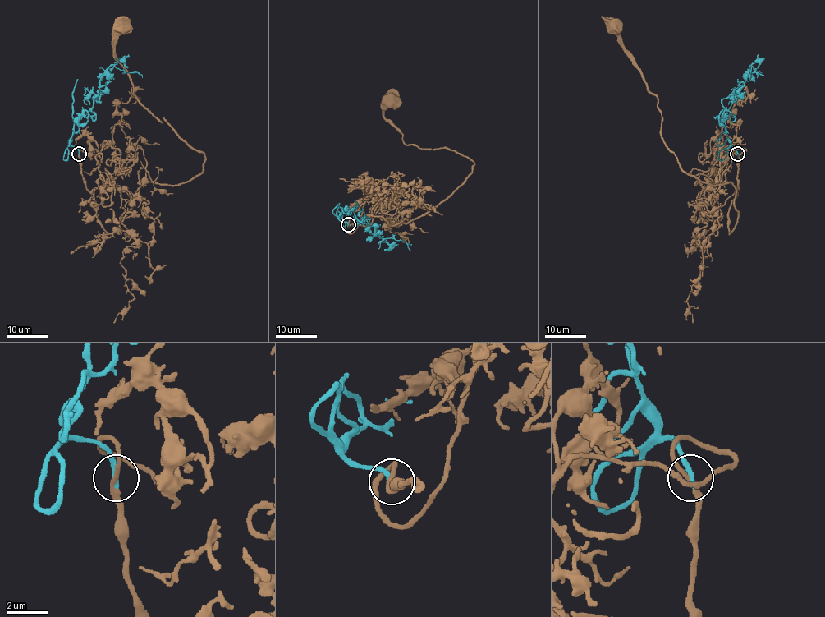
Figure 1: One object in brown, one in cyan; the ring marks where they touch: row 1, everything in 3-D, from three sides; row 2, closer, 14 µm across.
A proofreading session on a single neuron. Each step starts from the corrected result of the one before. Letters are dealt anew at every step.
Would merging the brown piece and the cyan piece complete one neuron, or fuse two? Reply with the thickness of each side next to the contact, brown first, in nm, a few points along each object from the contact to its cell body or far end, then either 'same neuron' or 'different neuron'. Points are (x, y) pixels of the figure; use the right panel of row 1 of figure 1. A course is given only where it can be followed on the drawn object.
220 nm thick on the brown side, 240 nm on the other; brown runs (737, 154), (729, 232), (738, 216), (736, 189), (708, 185), (681, 168), (661, 135), (657, 98), (614, 26); cyan runs (737, 154), (722, 117), (735, 117), (730, 119), (721, 100), (735, 100), (751, 66), (753, 72), (763, 75); same neuron

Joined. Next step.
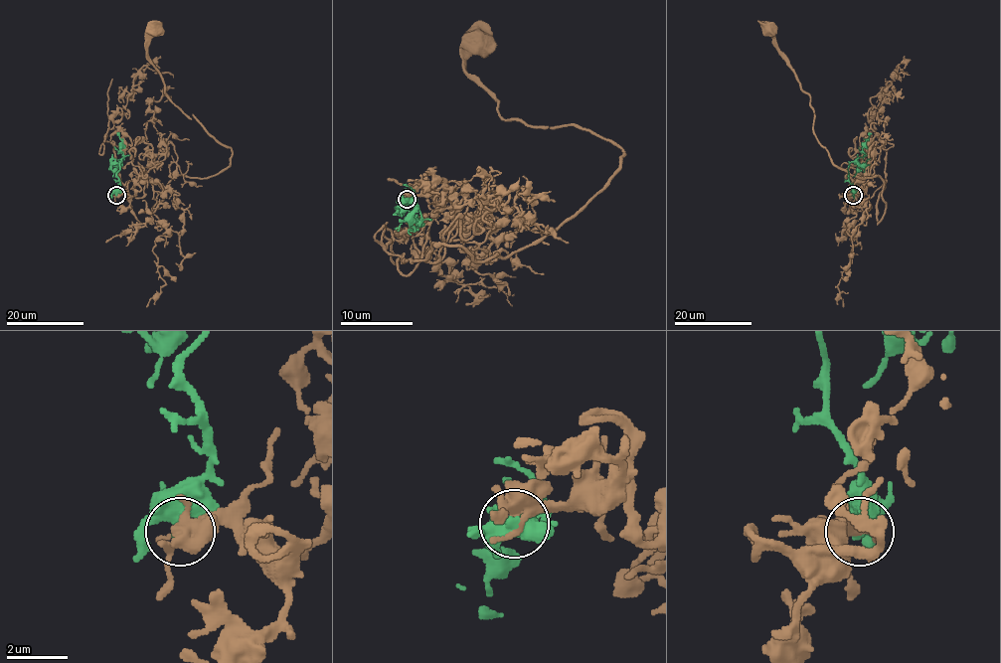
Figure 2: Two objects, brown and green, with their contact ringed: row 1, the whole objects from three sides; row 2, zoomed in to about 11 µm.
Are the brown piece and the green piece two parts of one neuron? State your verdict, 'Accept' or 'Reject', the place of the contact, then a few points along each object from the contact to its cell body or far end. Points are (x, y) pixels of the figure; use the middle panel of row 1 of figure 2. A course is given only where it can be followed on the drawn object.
Reject. Place: (407, 199). Course of brown: (408, 200), (452, 189), (430, 262), (509, 257), (624, 156), (505, 120), (476, 43). Course of green: (408, 200), (413, 198), (408, 191), (413, 191), (420, 222), (415, 218), (417, 225), (411, 231), (408, 229)

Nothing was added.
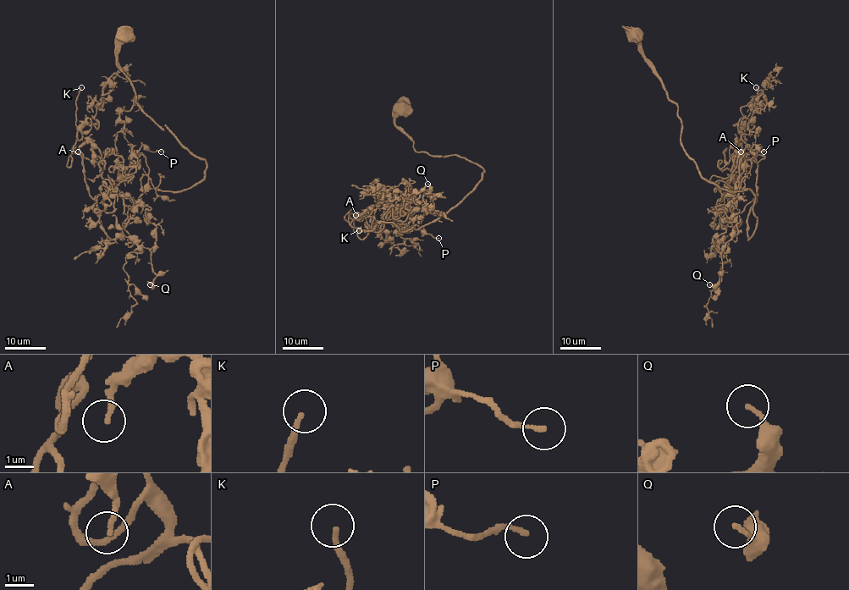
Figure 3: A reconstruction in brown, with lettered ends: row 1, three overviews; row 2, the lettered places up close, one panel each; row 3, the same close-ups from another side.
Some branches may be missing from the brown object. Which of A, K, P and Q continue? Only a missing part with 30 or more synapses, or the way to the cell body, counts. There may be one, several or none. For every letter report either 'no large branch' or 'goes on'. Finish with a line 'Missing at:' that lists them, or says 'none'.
A: no large branch
K: goes on
P: no large branch
Q: no large branch
Missing at: K

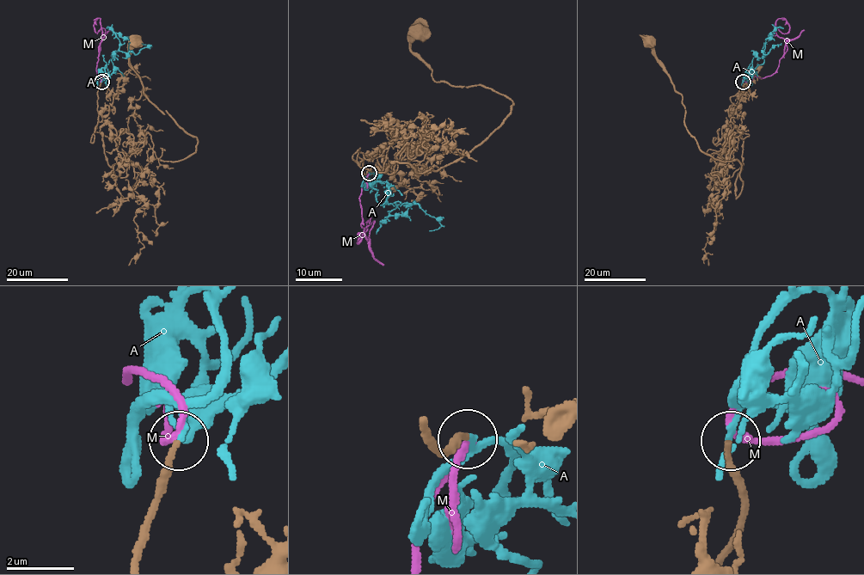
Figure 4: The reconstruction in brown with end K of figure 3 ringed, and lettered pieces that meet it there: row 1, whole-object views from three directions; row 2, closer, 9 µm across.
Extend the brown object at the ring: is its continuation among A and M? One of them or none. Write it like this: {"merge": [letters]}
{"merge": ["A"]}

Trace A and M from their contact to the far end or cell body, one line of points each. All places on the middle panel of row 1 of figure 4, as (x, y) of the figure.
A: (369, 173), (365, 178), (378, 190), (376, 199), (381, 204), (417, 203), (441, 225), (429, 231)
M: (369, 173), (359, 198), (360, 225), (368, 238), (373, 225), (373, 221), (366, 223), (362, 235)

